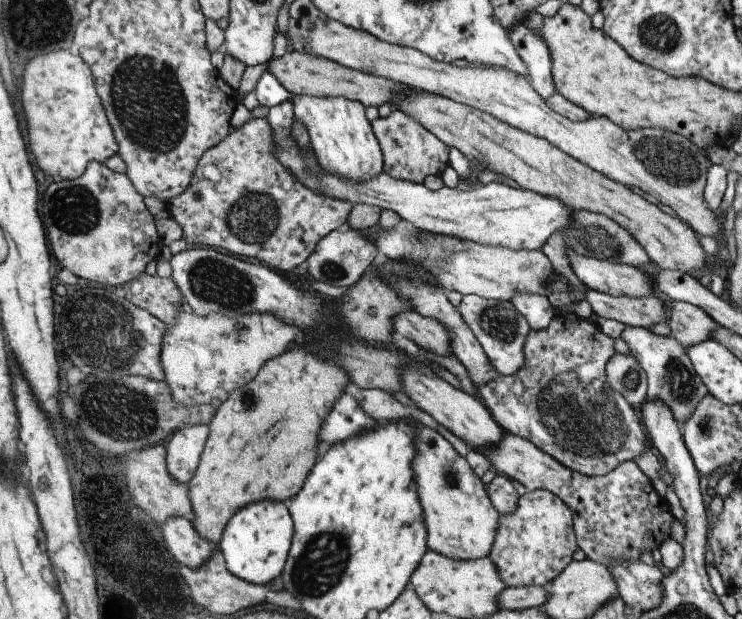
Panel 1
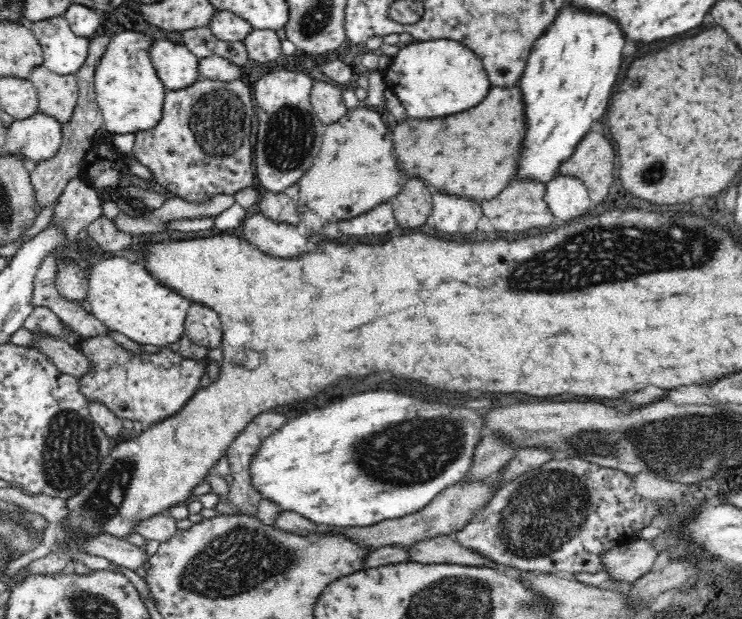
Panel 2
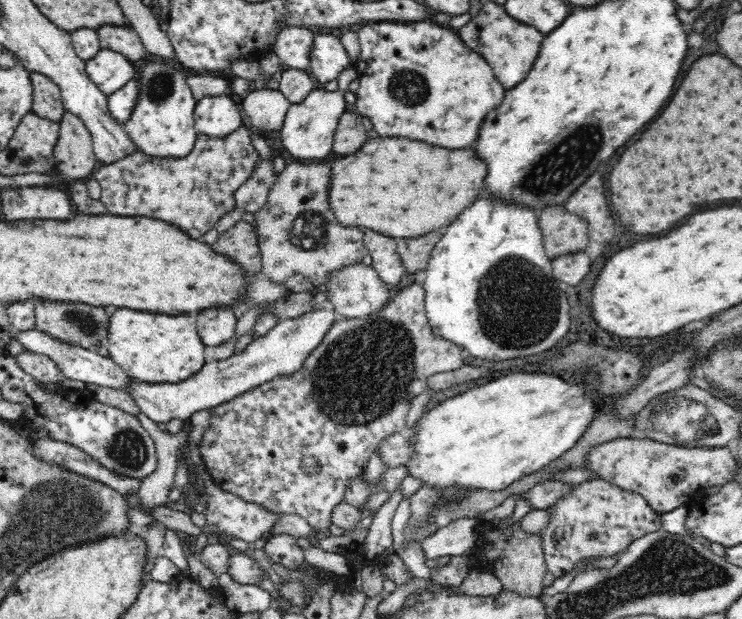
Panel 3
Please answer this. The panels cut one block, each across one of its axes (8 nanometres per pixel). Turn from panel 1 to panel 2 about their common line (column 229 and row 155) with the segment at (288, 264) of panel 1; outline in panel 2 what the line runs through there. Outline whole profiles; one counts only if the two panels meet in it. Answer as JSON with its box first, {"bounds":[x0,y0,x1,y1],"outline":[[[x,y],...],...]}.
{"bounds":[131,78,255,202],"outline":[[[243,78],[233,81],[218,79],[196,79],[190,86],[181,89],[167,89],[164,95],[164,114],[154,128],[135,134],[131,155],[140,164],[147,166],[156,182],[174,193],[174,196],[190,202],[202,202],[212,195],[234,196],[243,188],[254,186],[255,170],[252,170],[252,146],[250,146],[250,125],[255,114],[250,88]]]}

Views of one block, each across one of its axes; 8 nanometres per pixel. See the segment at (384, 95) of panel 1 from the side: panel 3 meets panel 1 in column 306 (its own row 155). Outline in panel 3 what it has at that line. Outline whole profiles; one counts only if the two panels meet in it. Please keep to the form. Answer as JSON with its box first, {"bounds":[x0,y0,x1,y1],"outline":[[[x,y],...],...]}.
{"bounds":[54,112,96,180],"outline":[[[65,112],[54,144],[56,168],[64,177],[85,180],[94,172],[96,160],[90,131],[76,115]]]}

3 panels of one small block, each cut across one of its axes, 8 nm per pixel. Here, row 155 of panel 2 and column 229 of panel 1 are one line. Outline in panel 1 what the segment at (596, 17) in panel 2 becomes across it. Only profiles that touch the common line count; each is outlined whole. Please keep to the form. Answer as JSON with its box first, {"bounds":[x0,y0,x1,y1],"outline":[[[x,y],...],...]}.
{"bounds":[219,500,293,584],"outline":[[[262,500],[242,507],[230,518],[223,530],[219,550],[226,560],[226,568],[234,576],[254,584],[269,584],[282,574],[293,534],[293,520],[287,505],[287,502]]]}

